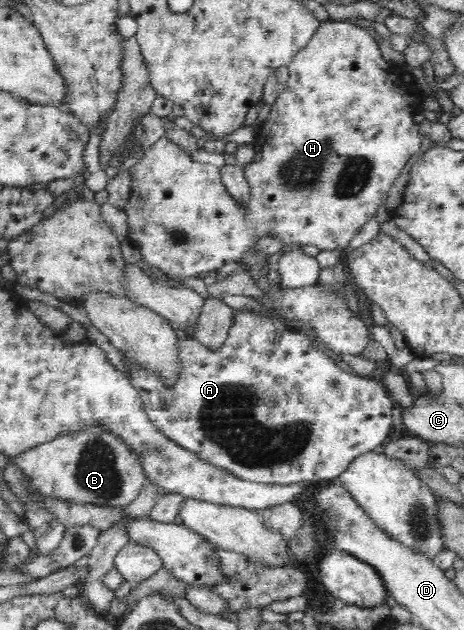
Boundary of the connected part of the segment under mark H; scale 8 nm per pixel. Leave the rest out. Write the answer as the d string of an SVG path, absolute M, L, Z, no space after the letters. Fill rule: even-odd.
M330 19L323 21L321 27L317 29L317 33L301 51L294 55L291 63L288 63L287 66L290 78L286 83L285 91L282 91L281 95L271 104L269 119L260 125L261 131L259 130L259 135L257 135L259 145L263 145L262 159L259 162L254 161L244 170L252 194L249 204L243 205L243 207L235 204L235 200L231 198L225 184L221 181L220 168L209 163L193 161L192 155L185 148L173 143L167 136L163 136L153 143L145 151L145 155L139 159L139 163L135 163L129 169L131 193L129 203L122 207L127 215L127 222L129 222L128 239L140 249L141 263L159 279L164 281L177 279L182 282L183 279L197 277L199 273L205 273L205 271L217 271L229 262L239 261L240 255L245 253L249 246L263 235L275 235L285 240L285 245L314 245L321 250L348 248L350 241L361 227L370 220L375 220L379 206L384 203L383 200L387 199L391 185L401 175L402 169L408 165L410 157L420 152L422 135L419 133L413 115L423 111L422 103L425 98L423 91L419 84L406 80L405 64L402 66L383 59L378 43L365 28L347 21Z

